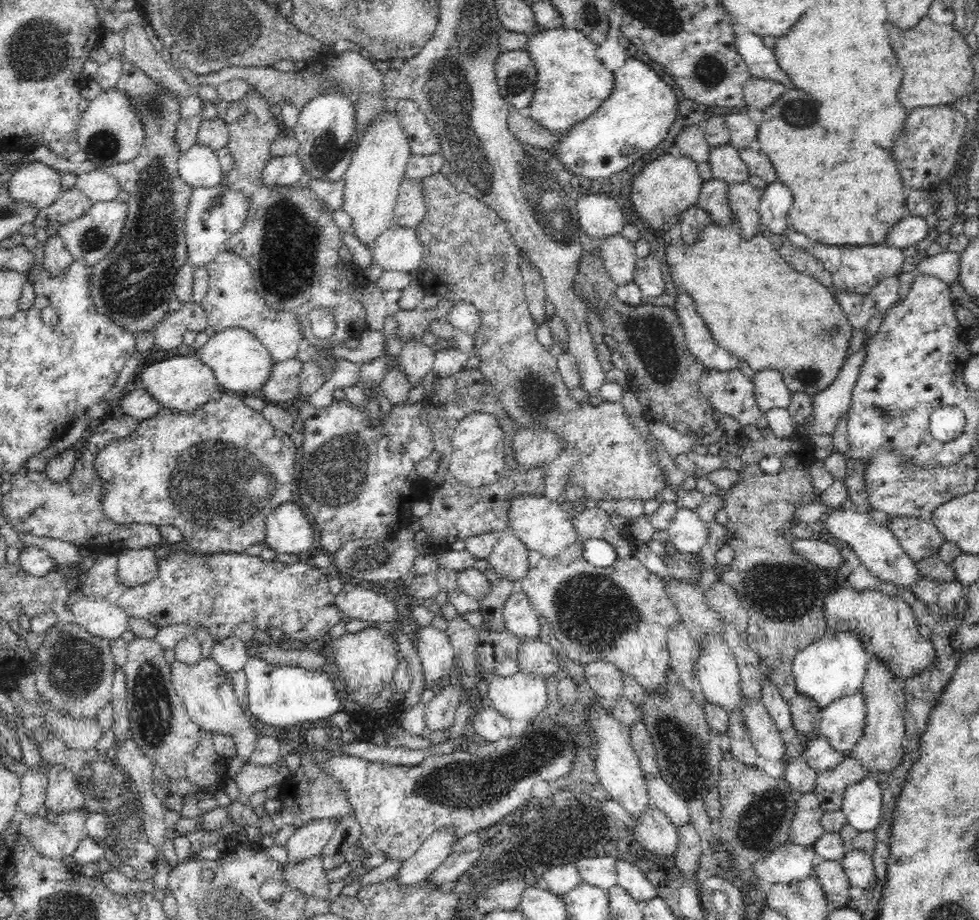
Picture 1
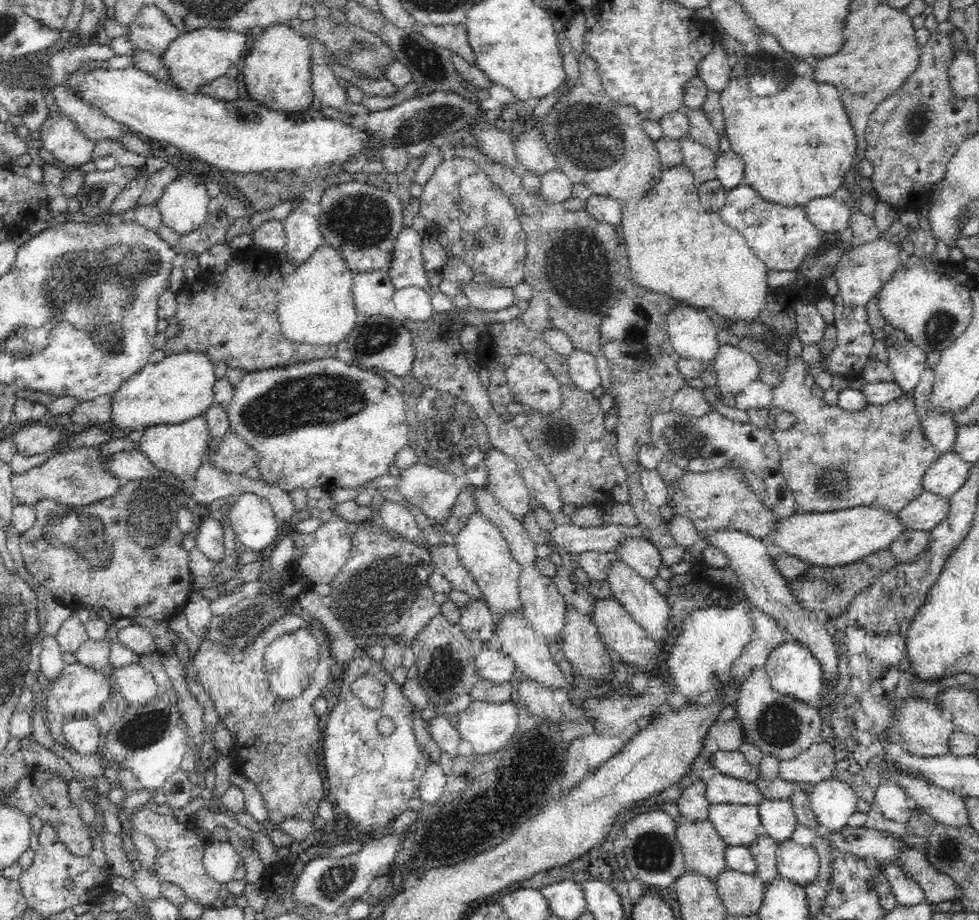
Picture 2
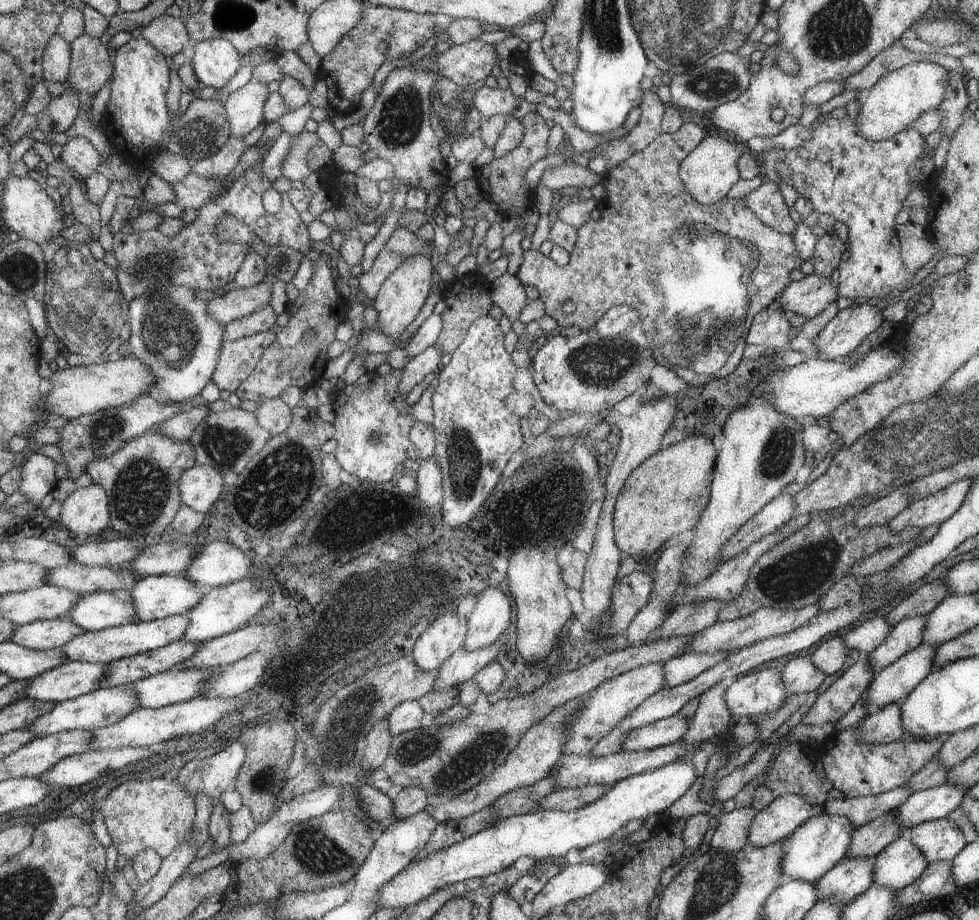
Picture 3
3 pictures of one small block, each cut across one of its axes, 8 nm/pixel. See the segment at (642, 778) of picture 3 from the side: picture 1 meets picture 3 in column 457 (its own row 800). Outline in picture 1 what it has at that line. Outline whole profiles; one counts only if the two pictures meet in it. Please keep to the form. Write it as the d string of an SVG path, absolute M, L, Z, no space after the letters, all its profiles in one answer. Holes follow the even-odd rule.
M869 776L846 788L841 810L858 832L874 831L882 819L883 793Z

